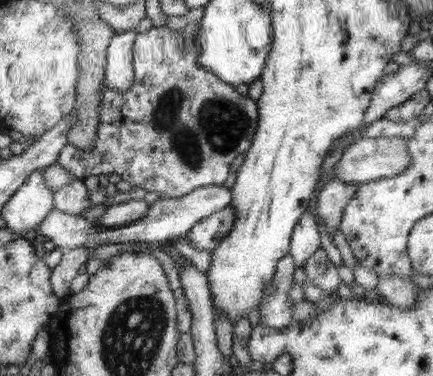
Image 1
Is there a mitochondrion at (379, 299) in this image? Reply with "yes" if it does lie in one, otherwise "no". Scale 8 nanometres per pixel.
no

